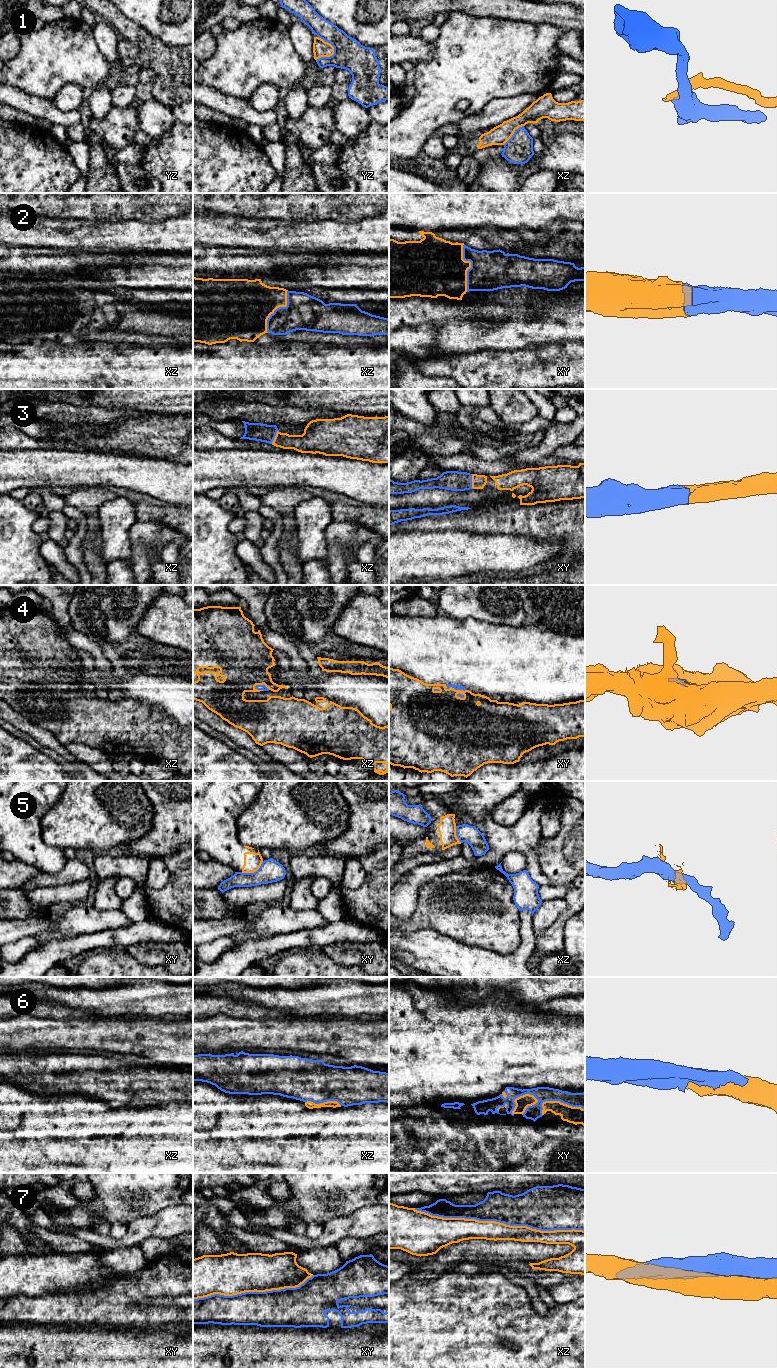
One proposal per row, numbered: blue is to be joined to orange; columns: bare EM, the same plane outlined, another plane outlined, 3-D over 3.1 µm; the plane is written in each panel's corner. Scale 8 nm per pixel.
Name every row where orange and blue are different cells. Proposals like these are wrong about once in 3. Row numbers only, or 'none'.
1, 4, 5, 7

